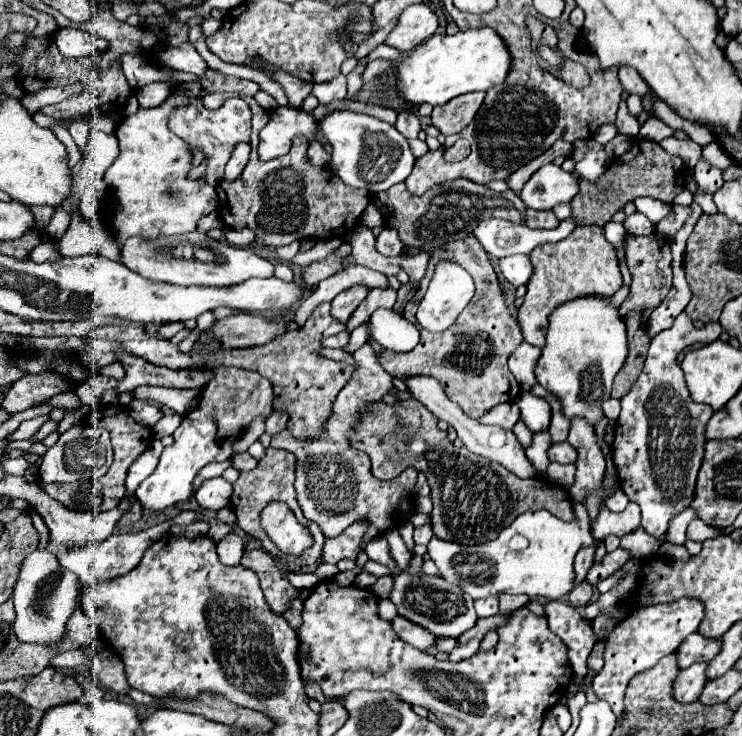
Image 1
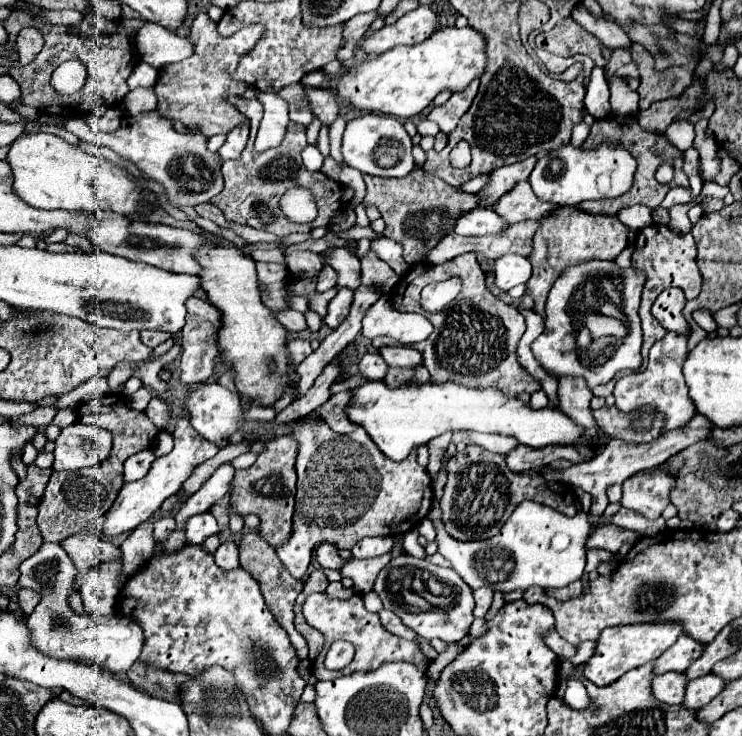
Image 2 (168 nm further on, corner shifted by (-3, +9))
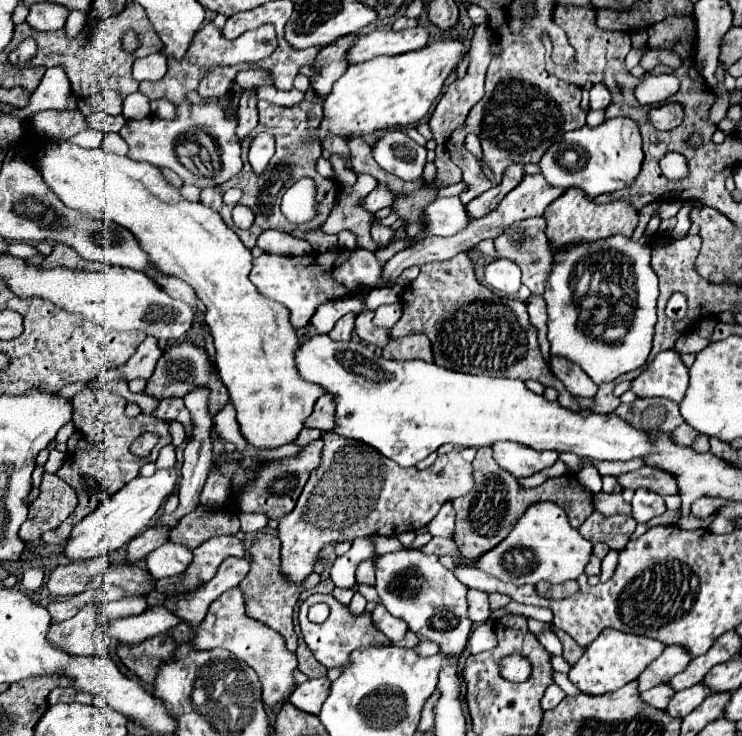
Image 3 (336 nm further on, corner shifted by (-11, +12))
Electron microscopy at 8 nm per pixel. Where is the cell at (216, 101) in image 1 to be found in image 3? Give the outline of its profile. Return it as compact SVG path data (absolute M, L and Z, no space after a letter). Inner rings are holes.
M259 100L257 102L257 108L259 108L259 126L257 126L257 132L271 132L275 136L275 142L277 142L277 150L269 162L269 166L265 168L263 174L255 174L251 164L247 162L247 152L249 152L249 146L251 142L241 142L241 148L243 148L243 170L231 178L231 188L241 188L243 190L243 196L239 200L239 204L251 208L251 212L255 214L255 222L249 230L241 230L241 228L235 228L233 220L231 220L231 206L225 206L221 196L219 194L219 188L207 188L201 192L201 202L209 208L213 208L215 212L221 214L223 222L233 228L237 232L237 236L241 238L241 242L247 246L247 248L253 248L255 246L255 240L257 236L263 232L263 230L283 230L283 232L291 232L291 230L317 230L325 220L327 216L331 214L337 198L339 198L339 190L341 186L331 180L331 178L323 178L315 172L315 160L319 158L321 154L321 146L319 144L303 144L303 136L307 136L307 132L311 132L311 128L319 128L319 120L323 118L323 102L317 100L317 102L309 102L309 100L303 100L301 104L293 106L293 108L283 108L283 106L275 106L275 104L269 104L265 100ZM301 176L311 176L317 184L317 188L321 188L321 210L317 214L317 218L309 224L291 224L283 214L281 214L281 196L285 194L287 186L293 186Z

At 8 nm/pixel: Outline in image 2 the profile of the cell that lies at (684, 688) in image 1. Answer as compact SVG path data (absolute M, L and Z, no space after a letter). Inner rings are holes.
M667 673L657 675L651 681L651 693L655 699L667 705L679 705L683 701L683 689L687 685L687 679L683 673Z

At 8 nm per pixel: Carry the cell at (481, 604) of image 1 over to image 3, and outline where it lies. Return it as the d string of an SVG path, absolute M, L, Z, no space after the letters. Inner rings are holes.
M469 590L467 602L469 602L469 618L471 618L475 624L481 624L481 622L485 622L485 620L491 616L489 592Z

